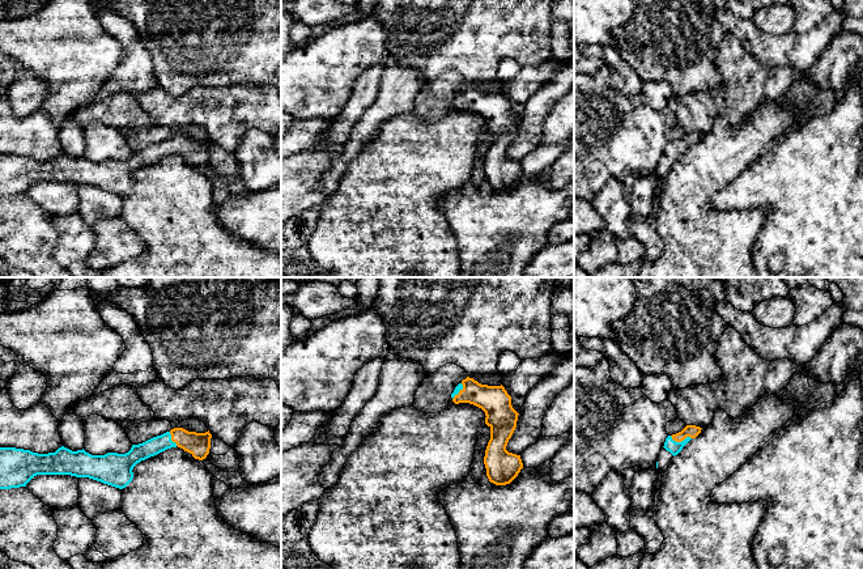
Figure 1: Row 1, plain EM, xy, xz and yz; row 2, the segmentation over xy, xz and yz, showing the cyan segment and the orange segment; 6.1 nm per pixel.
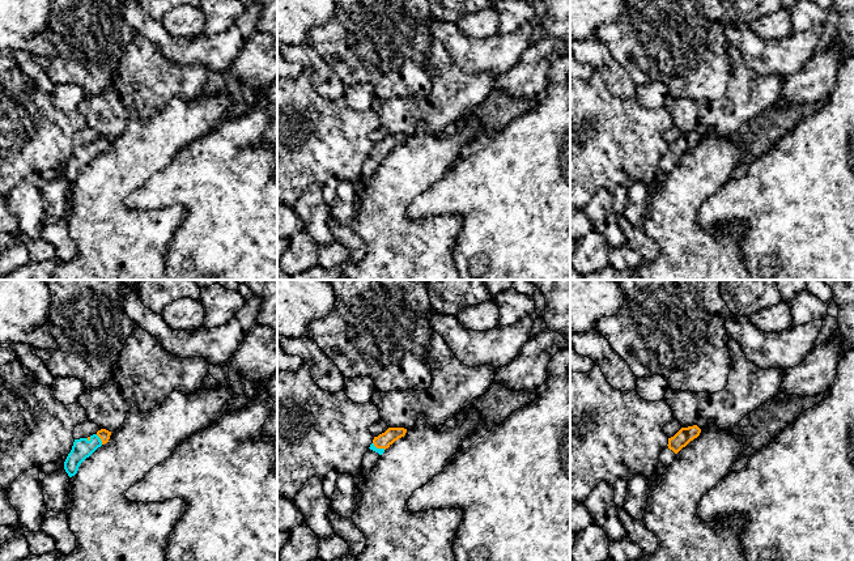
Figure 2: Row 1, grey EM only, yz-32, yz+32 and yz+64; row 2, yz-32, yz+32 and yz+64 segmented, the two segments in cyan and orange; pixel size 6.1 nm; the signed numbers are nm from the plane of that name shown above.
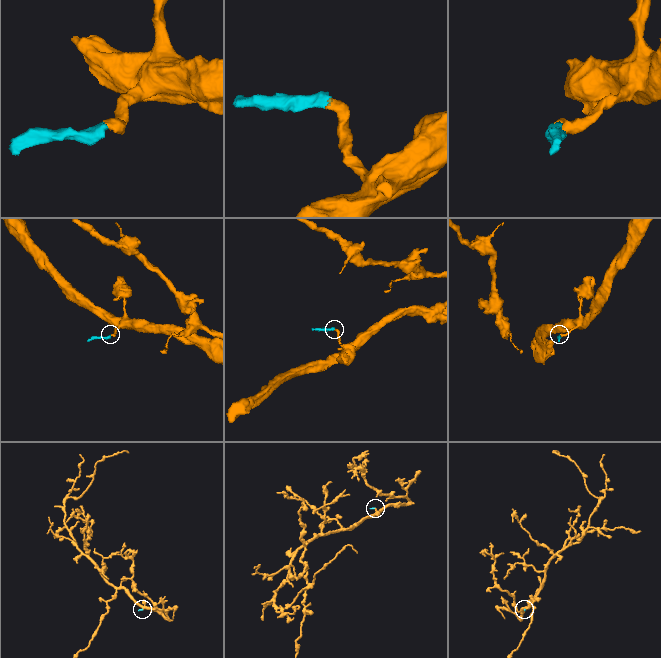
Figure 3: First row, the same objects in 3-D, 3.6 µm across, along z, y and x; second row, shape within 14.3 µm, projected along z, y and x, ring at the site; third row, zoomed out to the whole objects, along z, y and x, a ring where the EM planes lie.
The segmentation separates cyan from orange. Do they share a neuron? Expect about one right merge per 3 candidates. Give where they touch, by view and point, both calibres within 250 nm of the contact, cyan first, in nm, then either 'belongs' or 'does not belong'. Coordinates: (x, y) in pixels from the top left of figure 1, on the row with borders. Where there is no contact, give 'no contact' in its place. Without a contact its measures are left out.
yz (681, 441) | 80/80 nm | belongs

